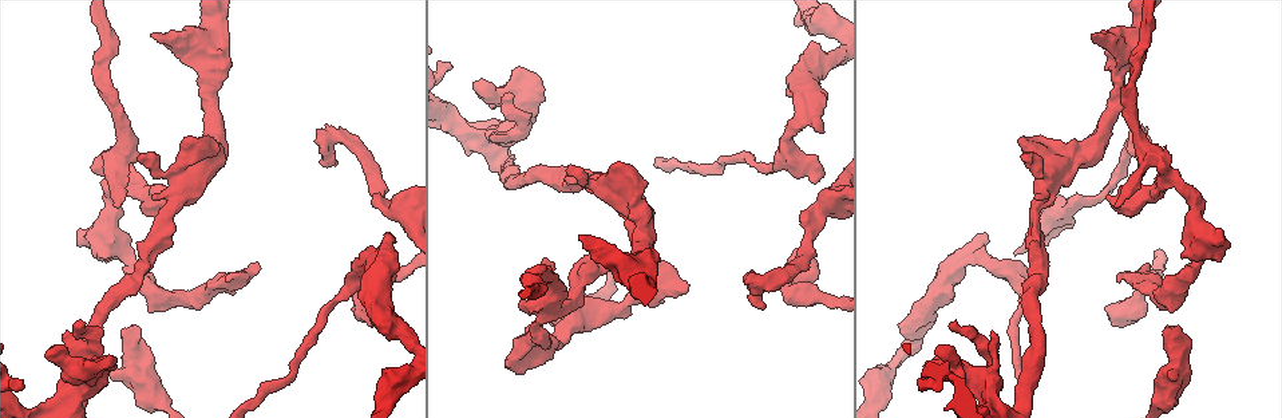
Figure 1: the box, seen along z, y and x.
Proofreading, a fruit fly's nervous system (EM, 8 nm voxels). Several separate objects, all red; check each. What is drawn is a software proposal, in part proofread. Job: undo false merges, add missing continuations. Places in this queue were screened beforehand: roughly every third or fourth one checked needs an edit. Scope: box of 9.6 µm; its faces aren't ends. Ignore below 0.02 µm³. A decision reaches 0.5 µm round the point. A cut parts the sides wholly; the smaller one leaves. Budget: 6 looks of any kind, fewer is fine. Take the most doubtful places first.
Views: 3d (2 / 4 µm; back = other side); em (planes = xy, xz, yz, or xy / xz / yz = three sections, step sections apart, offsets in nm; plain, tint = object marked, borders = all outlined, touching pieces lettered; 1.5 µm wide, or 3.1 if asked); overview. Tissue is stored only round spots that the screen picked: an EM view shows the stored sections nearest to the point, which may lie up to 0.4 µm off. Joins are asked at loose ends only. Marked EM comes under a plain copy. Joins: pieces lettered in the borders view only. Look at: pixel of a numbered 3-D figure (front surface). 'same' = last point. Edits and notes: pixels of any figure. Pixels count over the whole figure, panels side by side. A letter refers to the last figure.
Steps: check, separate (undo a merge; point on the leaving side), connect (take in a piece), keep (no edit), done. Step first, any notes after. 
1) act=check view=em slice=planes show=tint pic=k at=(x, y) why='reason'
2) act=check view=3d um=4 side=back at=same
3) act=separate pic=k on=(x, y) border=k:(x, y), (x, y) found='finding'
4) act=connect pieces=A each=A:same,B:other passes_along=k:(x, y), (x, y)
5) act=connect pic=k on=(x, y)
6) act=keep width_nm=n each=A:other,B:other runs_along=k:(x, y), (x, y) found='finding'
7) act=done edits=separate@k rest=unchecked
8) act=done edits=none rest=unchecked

act=check view=3d um=4 pic=1 at=(395, 242) why='branch stops here'

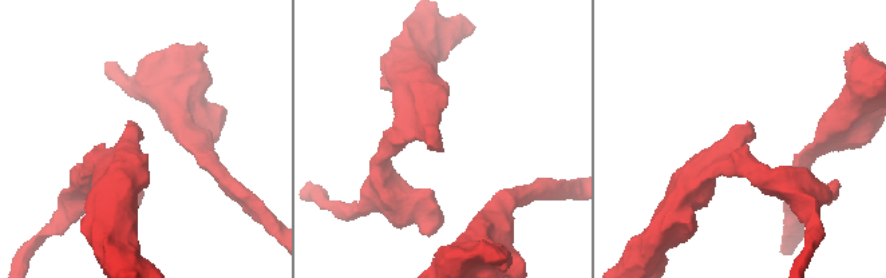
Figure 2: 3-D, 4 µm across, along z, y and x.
act=check view=em slice=xz step=4 show=tint pic=2 at=(141, 136) why='shape alone is not enough'

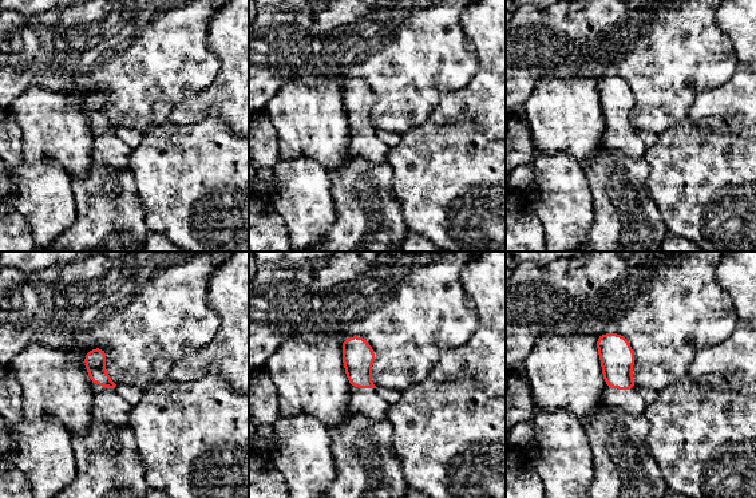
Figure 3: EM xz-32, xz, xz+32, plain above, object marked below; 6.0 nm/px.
act=check view=em slice=xz step=4 show=borders at=same why='what lies round it'

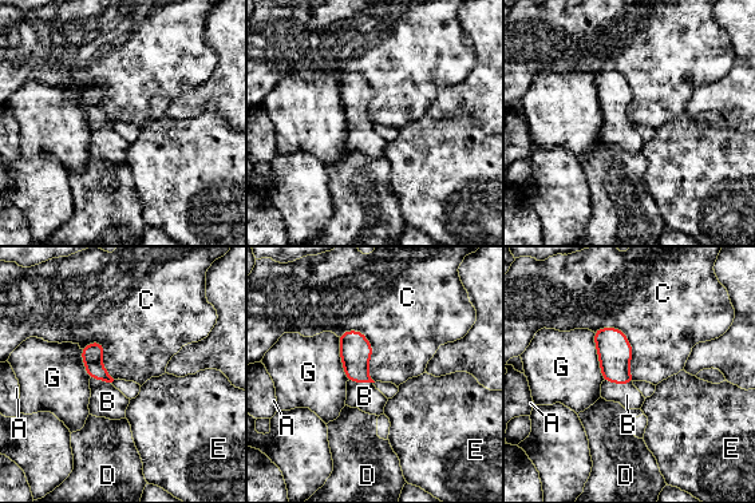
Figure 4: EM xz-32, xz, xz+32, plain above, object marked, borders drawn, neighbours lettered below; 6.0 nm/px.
act=connect pieces=B each=A:other,B:same,C:other,D:other,E:other,G:other passes_along=4:(615, 352), (619, 383), (627, 395) found='the neuron continues'

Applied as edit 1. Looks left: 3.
act=check view=3d um=2 pic=1 at=(1093, 35) why='stops while still wide'

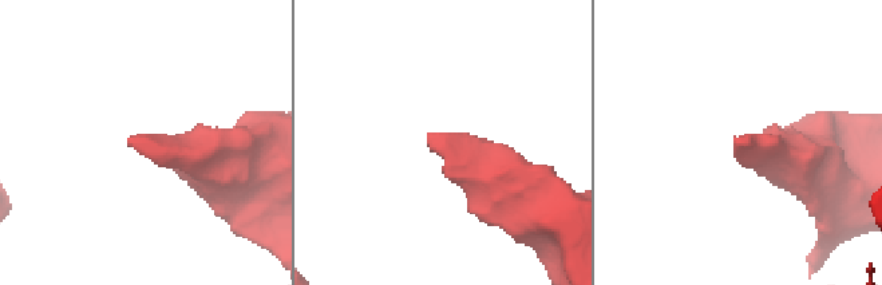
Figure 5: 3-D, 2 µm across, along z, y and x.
act=check view=em slice=yz step=8 show=borders pic=5 at=(740, 145) why='now the EM'

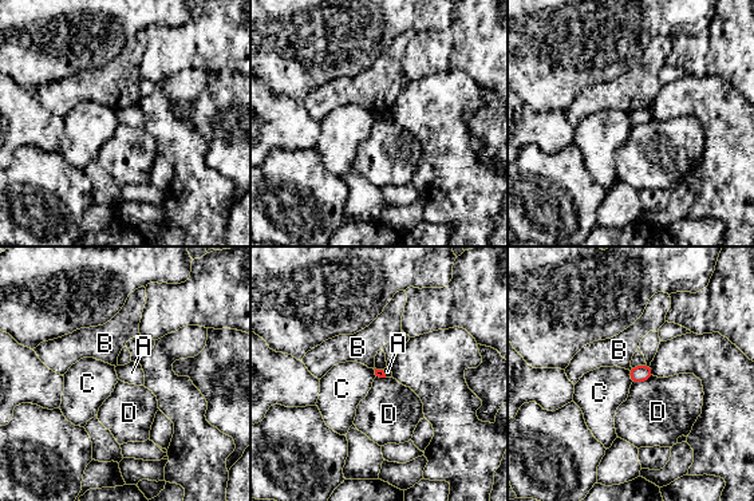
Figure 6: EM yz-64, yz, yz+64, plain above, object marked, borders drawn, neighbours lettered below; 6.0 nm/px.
act=check view=em slice=planes show=borders at=same

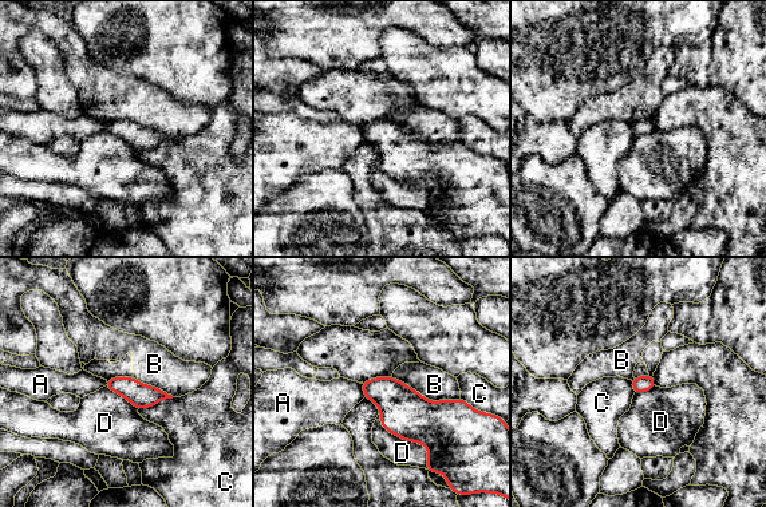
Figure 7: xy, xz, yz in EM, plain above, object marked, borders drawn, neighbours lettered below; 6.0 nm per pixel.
act=keep longest_contact=D:500nm each=A:other,B:other,C:other,D:other border=7:(173, 397), (166, 397), (138, 410) found='none of them fits'

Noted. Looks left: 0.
act=done edits=connect@4 rest=unchecked

